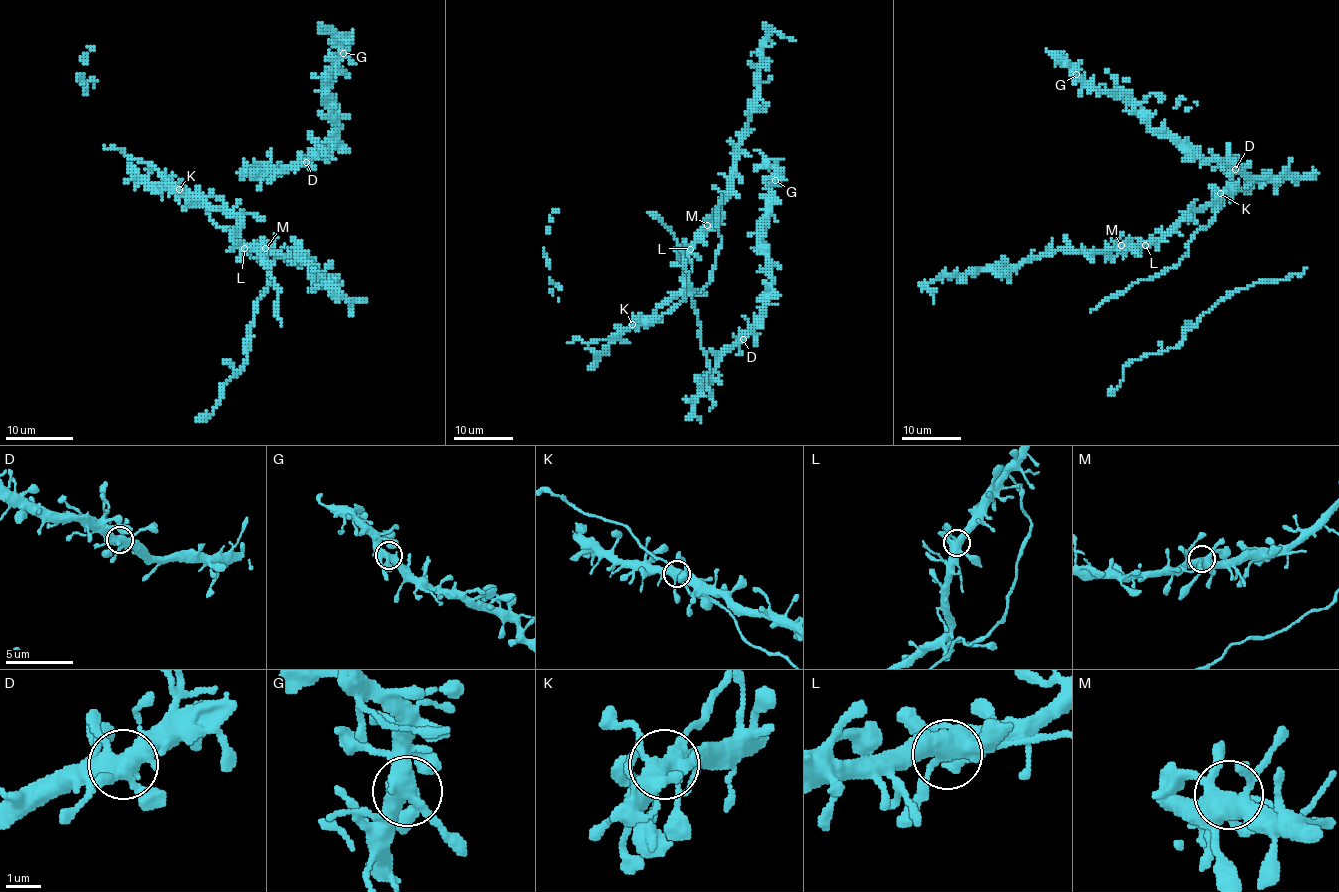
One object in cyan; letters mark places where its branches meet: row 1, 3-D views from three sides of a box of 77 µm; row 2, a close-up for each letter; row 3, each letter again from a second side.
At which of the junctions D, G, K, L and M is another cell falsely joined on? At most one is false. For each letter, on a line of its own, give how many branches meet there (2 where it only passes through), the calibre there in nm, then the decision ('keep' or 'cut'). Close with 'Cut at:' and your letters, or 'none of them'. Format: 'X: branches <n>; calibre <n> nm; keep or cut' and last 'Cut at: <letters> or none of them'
D: branches 6; calibre 480 nm; keep
G: branches 5; calibre 460 nm; keep
K: branches 6; calibre 480 nm; cut
L: branches 5; calibre 460 nm; keep
M: branches 6; calibre 460 nm; keep
Cut at: K

